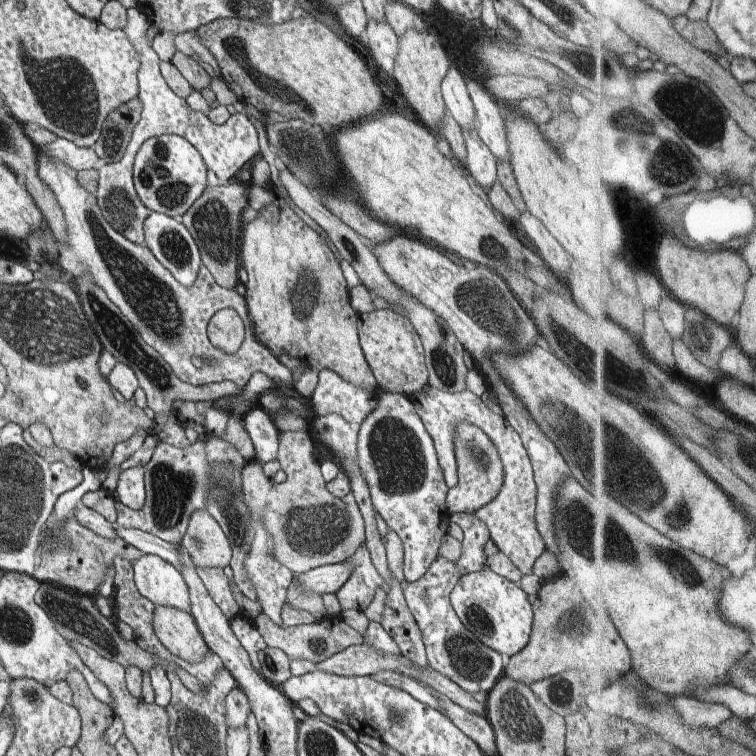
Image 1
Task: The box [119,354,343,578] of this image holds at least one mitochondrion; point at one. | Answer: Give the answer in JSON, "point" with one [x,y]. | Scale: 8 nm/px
{"point":[171,486]}

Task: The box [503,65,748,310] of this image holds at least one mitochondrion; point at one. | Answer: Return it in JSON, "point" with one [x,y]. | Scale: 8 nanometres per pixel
{"point":[693,110]}

